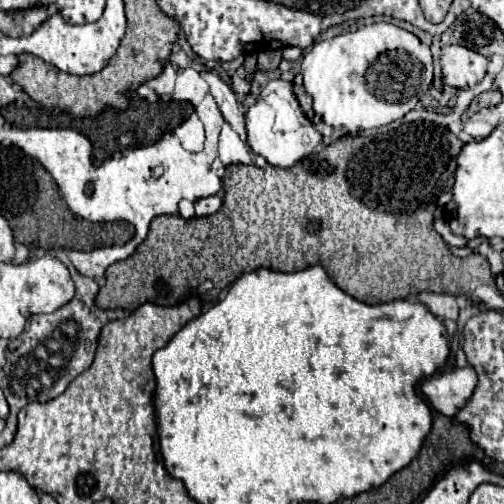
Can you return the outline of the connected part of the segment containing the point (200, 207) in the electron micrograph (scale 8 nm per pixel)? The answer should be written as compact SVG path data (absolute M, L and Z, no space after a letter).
M208 196L208 198L200 198L200 200L194 202L196 216L210 216L210 214L214 214L220 206L222 206L222 200L220 200L218 196Z

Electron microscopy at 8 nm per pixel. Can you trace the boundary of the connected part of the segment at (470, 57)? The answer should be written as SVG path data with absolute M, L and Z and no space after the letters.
M446 46L442 50L440 62L444 82L458 90L472 88L478 82L482 82L488 64L488 60L482 54L464 46Z

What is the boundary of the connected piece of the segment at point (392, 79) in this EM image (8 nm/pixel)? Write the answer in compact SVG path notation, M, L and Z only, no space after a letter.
M376 22L362 26L356 32L316 42L302 58L302 76L304 88L314 100L314 112L332 126L336 134L350 134L390 124L410 112L420 100L418 94L422 90L422 82L426 82L426 88L432 84L432 54L430 48L424 46L412 32L388 22Z

